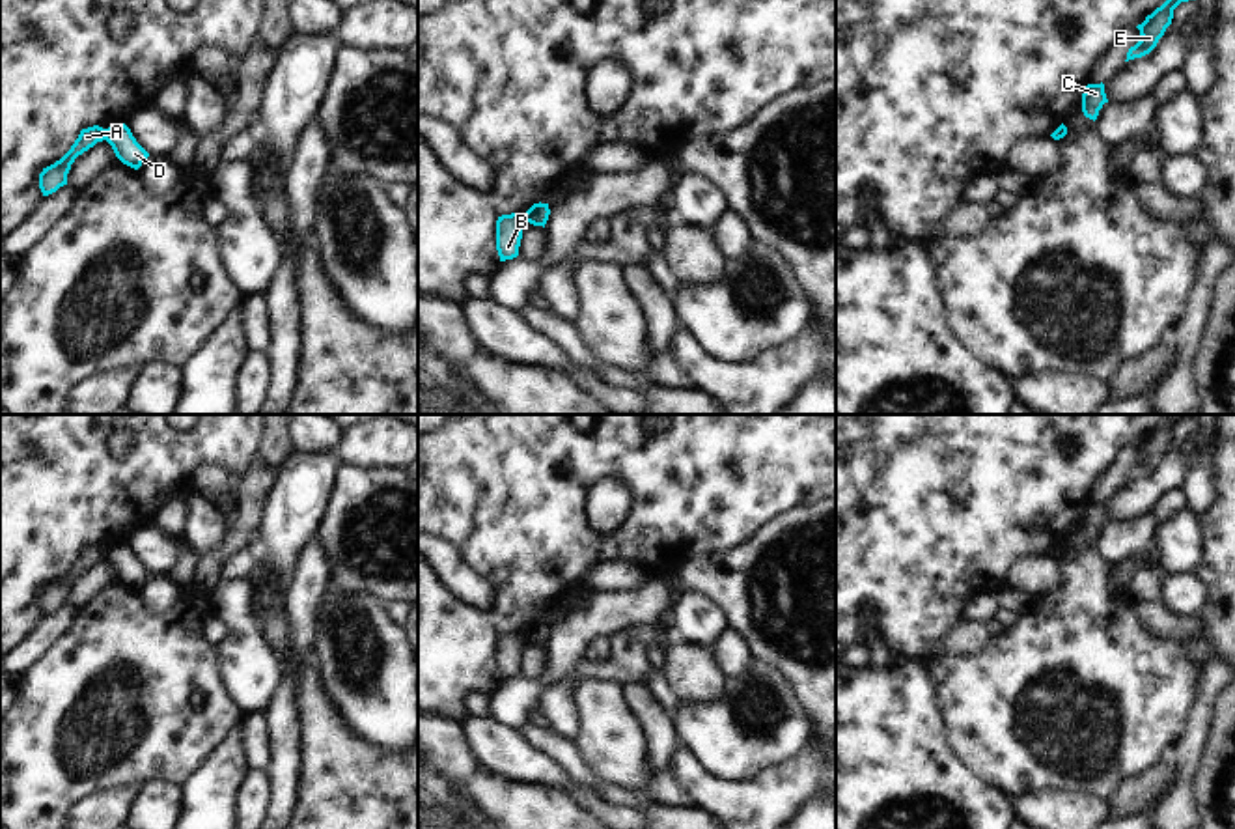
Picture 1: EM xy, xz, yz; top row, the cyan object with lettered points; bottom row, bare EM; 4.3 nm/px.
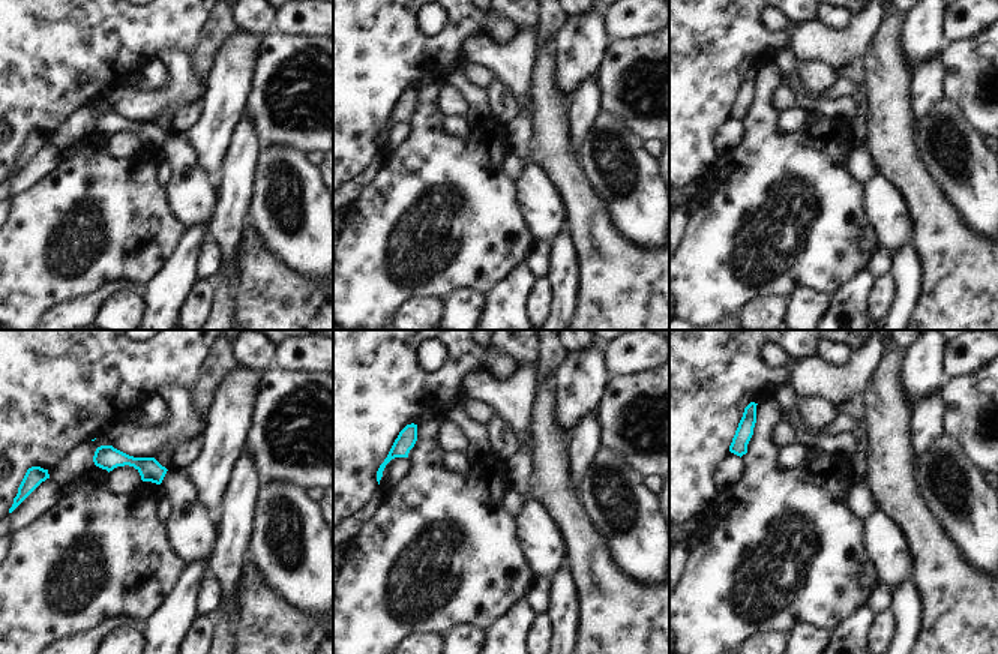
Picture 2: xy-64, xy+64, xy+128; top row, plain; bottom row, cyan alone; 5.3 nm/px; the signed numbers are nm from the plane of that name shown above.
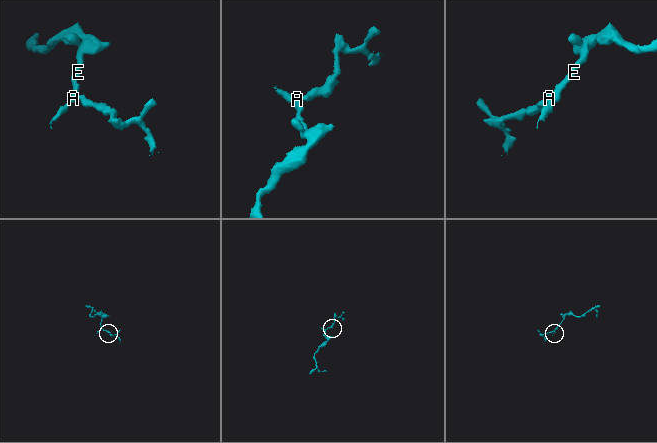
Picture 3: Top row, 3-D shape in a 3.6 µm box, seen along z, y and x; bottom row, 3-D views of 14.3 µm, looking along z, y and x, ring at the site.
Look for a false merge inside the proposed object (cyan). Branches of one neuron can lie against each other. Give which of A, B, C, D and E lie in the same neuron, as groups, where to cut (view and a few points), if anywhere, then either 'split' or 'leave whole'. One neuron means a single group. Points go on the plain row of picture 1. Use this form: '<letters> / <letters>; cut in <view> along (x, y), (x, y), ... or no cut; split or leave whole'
A B C E / D; cut in xy along (107, 547), (103, 557); split

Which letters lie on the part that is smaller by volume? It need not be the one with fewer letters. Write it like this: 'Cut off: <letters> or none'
Cut off: D

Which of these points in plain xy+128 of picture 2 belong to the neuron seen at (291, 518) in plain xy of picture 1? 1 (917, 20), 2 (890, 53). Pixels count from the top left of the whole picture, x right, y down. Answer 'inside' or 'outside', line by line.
1: inside
2: outside

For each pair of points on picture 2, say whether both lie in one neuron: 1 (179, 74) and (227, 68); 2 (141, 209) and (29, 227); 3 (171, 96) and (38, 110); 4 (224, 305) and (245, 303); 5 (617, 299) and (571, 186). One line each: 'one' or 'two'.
1: two
2: one
3: two
4: two
5: one

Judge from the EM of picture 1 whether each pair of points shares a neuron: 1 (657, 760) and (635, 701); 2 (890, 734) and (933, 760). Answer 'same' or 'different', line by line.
1: same
2: same

